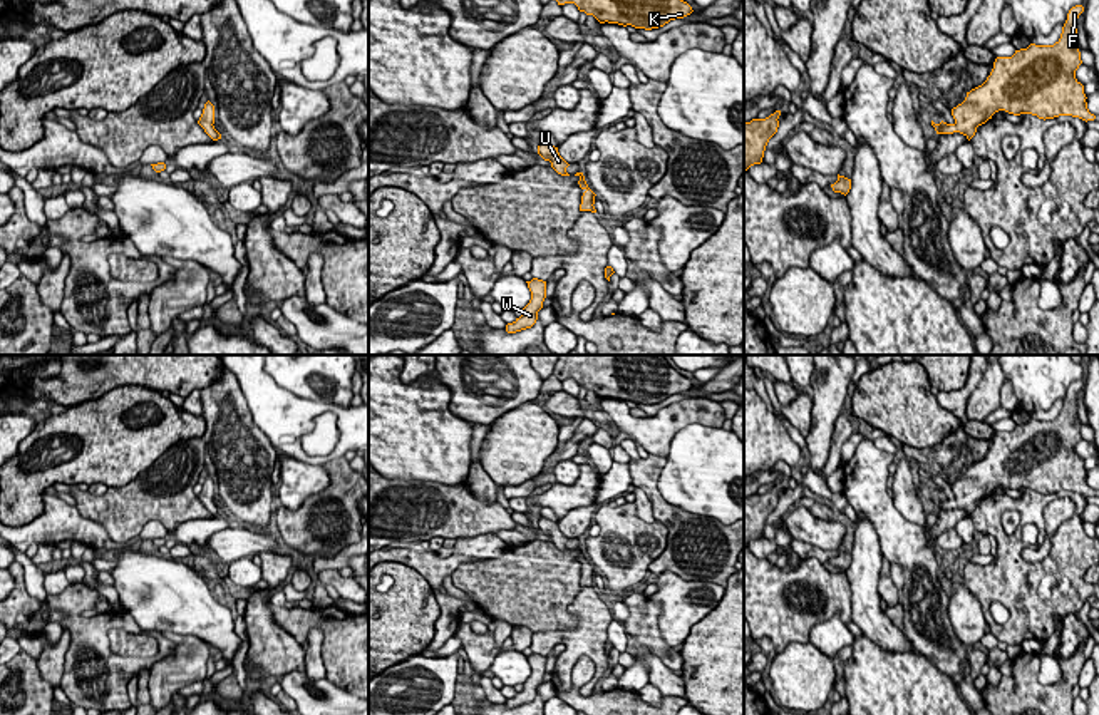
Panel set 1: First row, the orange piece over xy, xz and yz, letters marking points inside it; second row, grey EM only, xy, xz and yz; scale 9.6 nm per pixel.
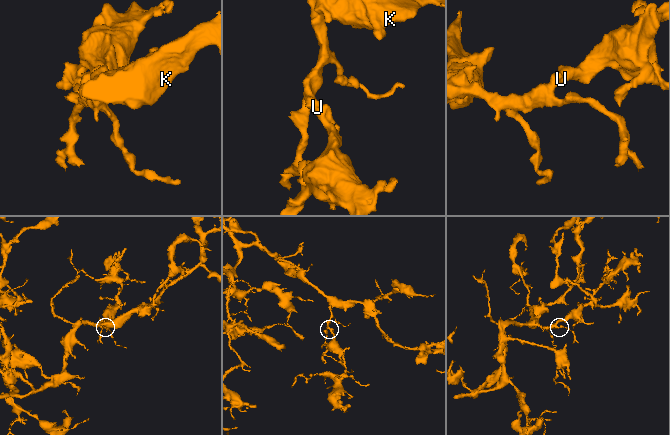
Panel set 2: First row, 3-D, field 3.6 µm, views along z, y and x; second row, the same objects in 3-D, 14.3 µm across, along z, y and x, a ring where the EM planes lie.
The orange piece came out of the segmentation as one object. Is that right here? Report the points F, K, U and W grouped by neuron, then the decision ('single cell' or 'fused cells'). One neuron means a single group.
F K U W | single cell

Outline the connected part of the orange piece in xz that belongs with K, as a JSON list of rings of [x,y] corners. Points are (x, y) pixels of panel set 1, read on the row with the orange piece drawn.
[[[556,0],[558,5],[575,3],[580,12],[593,15],[600,23],[632,25],[635,28],[658,28],[694,10],[684,0]]]

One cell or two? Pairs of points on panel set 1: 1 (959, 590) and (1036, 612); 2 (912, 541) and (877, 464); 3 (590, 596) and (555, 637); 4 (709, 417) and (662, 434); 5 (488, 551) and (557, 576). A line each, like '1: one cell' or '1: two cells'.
1: two cells
2: one cell
3: one cell
4: one cell
5: two cells

